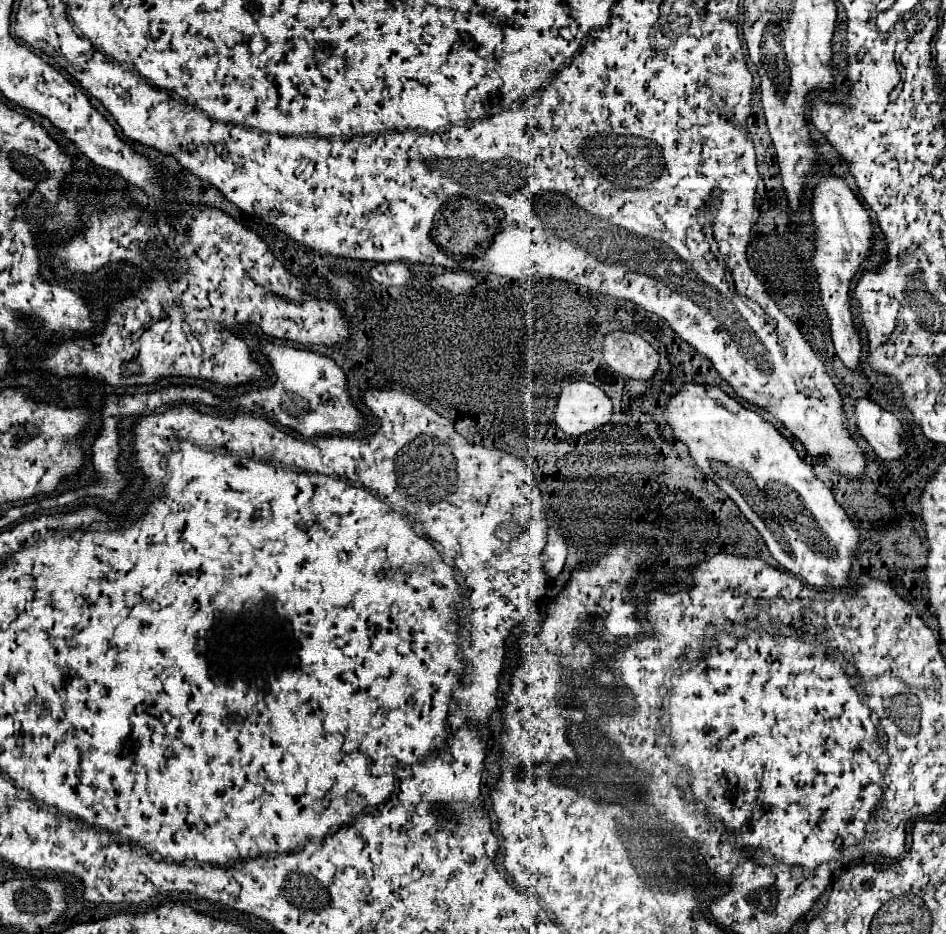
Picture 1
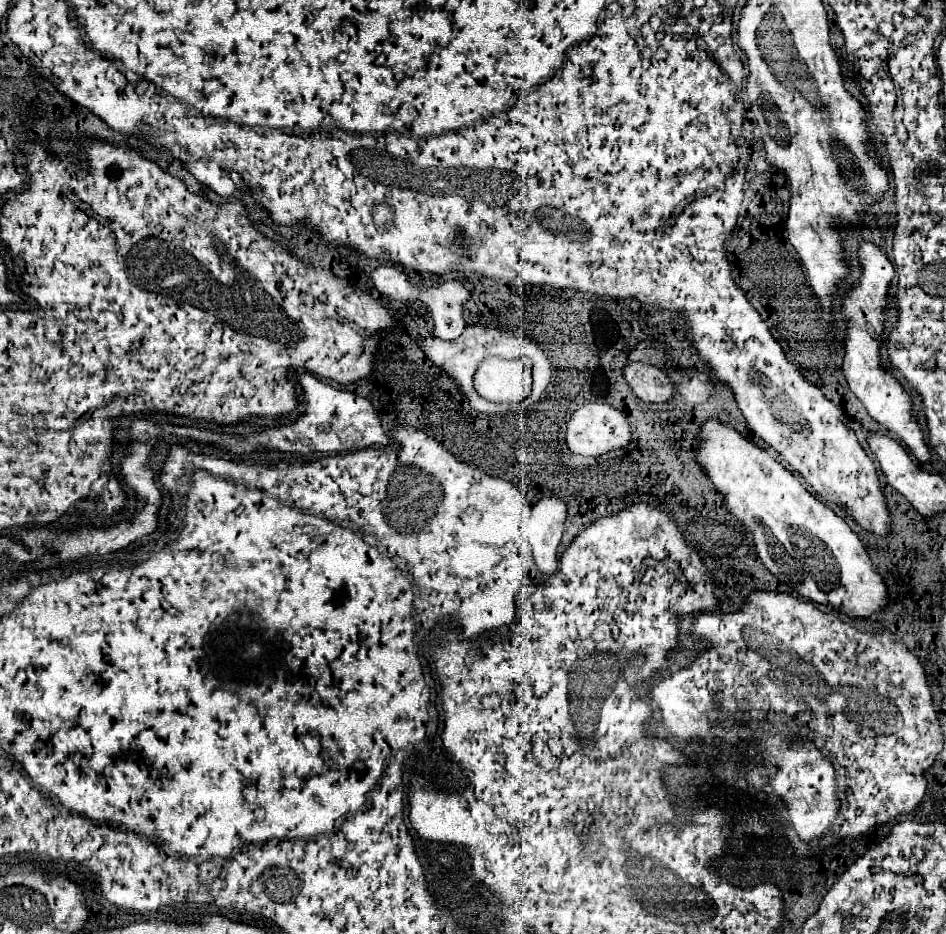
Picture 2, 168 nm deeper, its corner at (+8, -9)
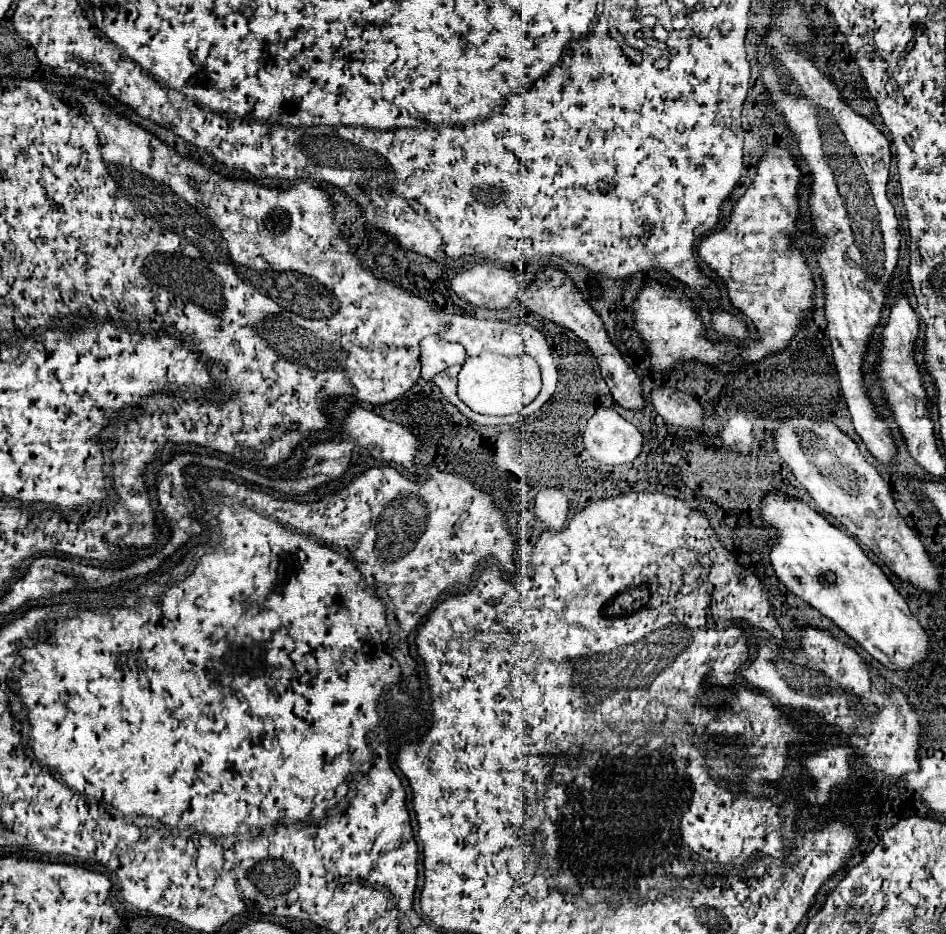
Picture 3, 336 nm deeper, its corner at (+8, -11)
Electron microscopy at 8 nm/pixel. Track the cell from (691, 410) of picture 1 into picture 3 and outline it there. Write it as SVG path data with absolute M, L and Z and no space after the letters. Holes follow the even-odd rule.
M782 492L766 494L762 518L776 530L778 544L770 552L778 580L812 608L836 622L874 660L890 670L910 670L930 656L930 638L912 616L906 600L892 586L858 542L832 526L808 504L792 502Z

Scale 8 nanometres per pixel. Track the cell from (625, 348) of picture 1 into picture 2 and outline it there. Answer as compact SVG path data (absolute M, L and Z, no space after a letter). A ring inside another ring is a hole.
M628 362L622 368L622 376L630 390L644 402L666 402L672 396L672 384L668 376L646 362Z

